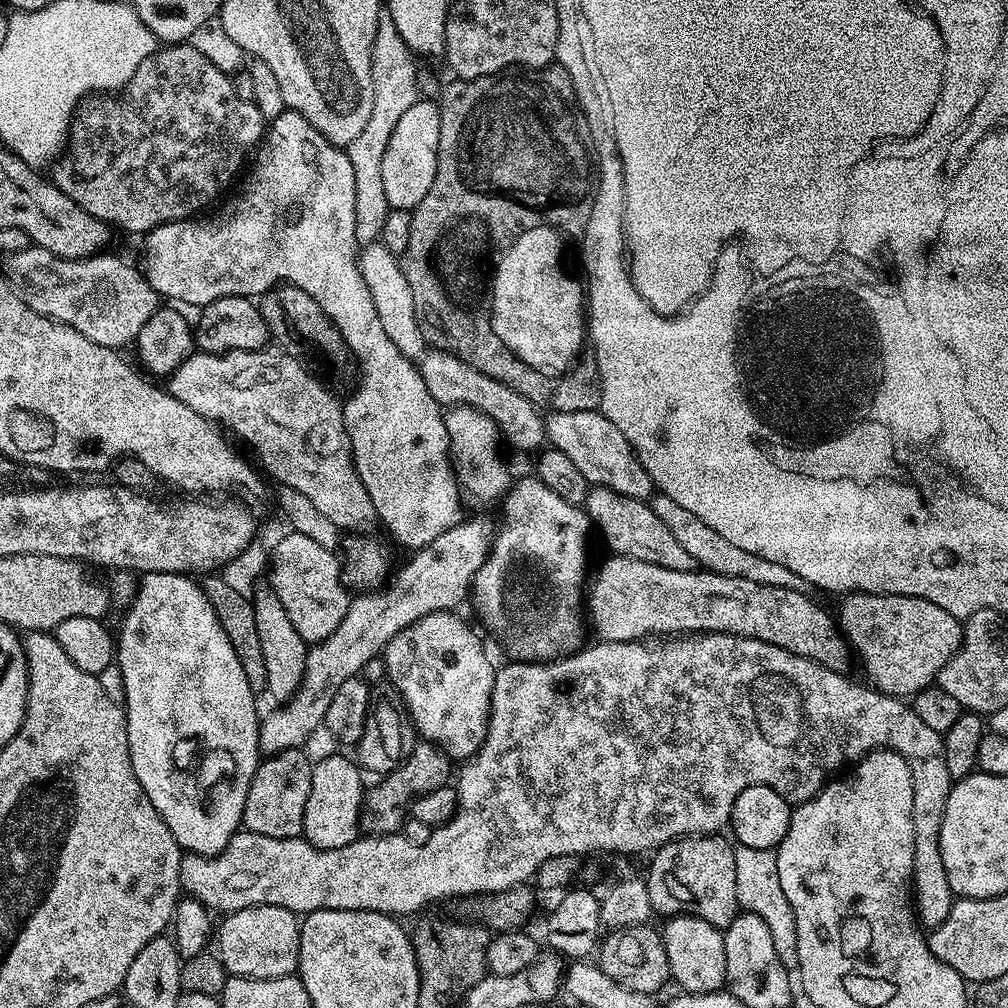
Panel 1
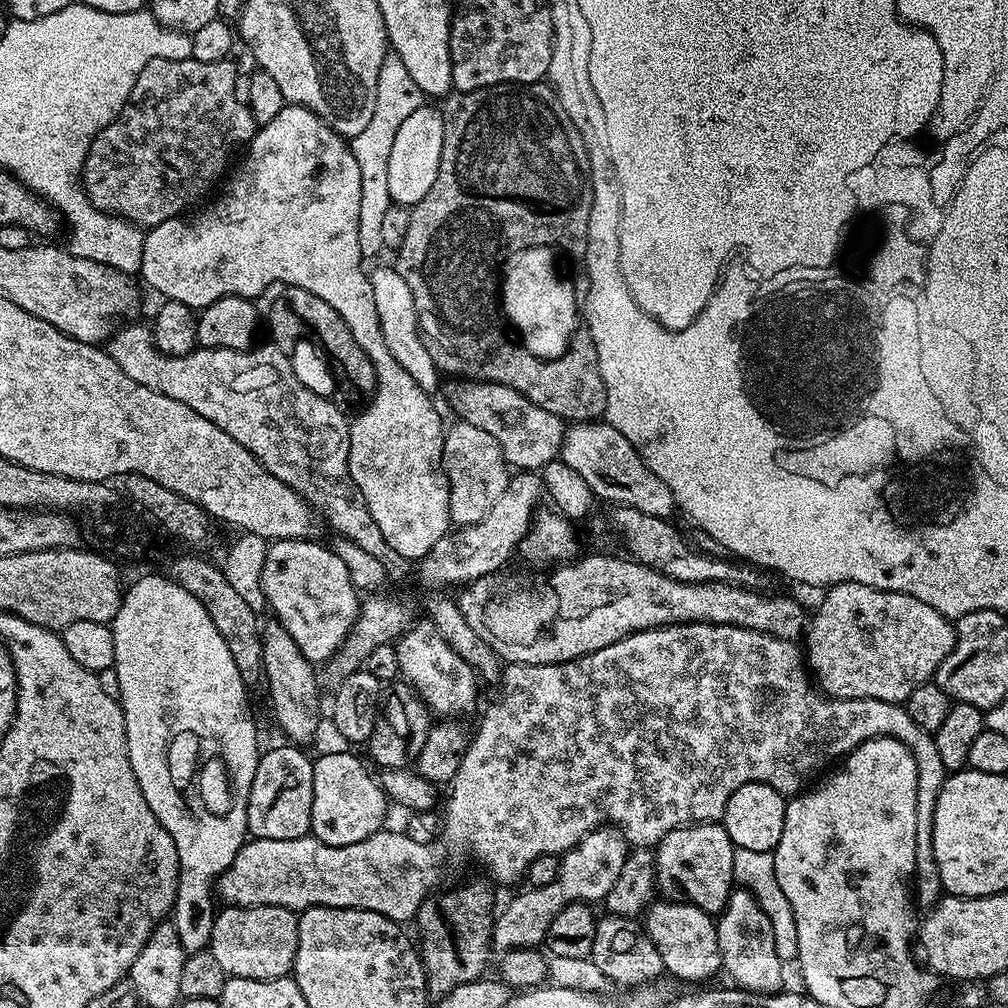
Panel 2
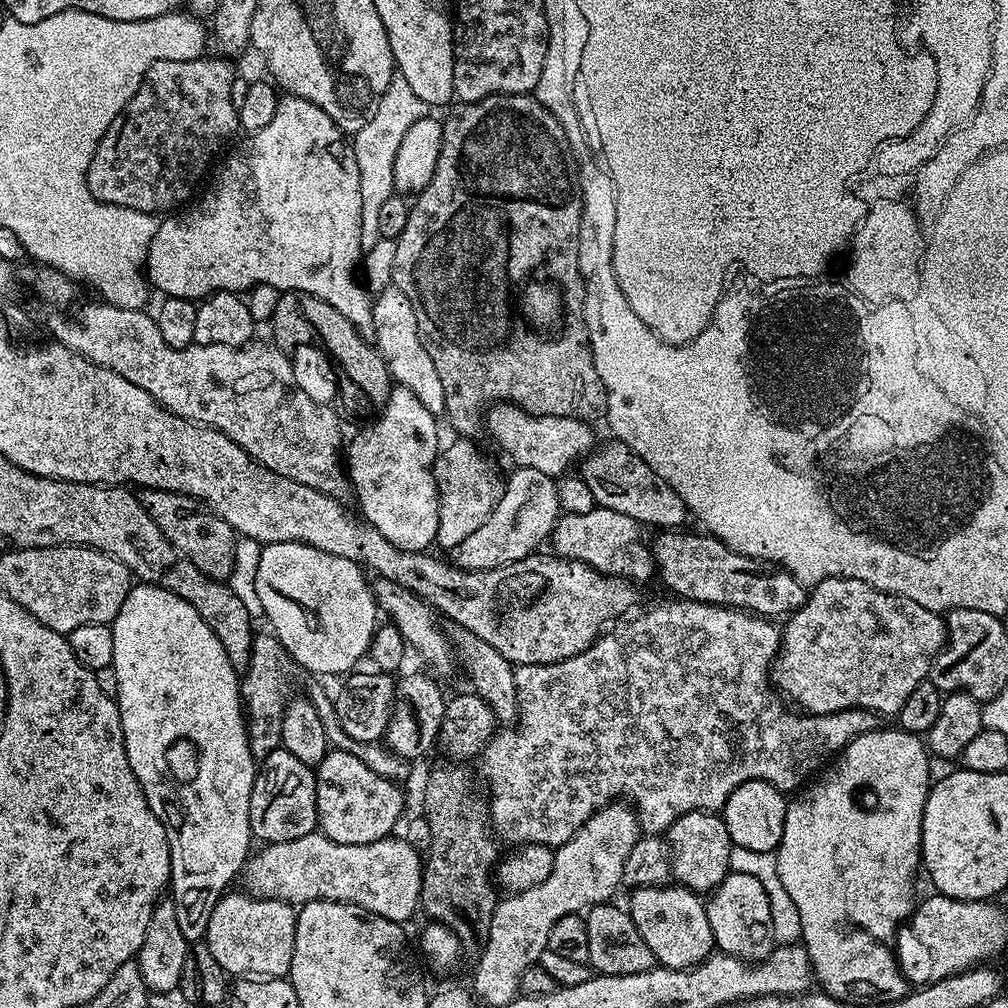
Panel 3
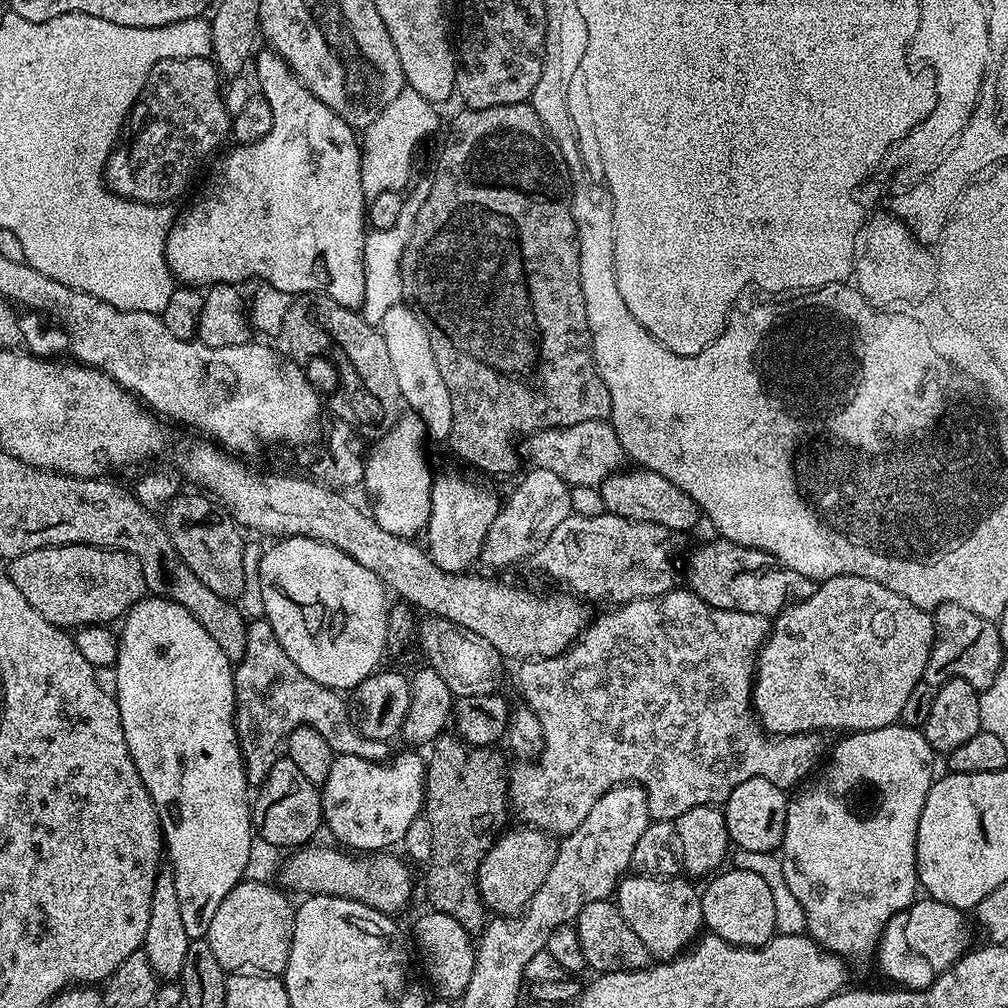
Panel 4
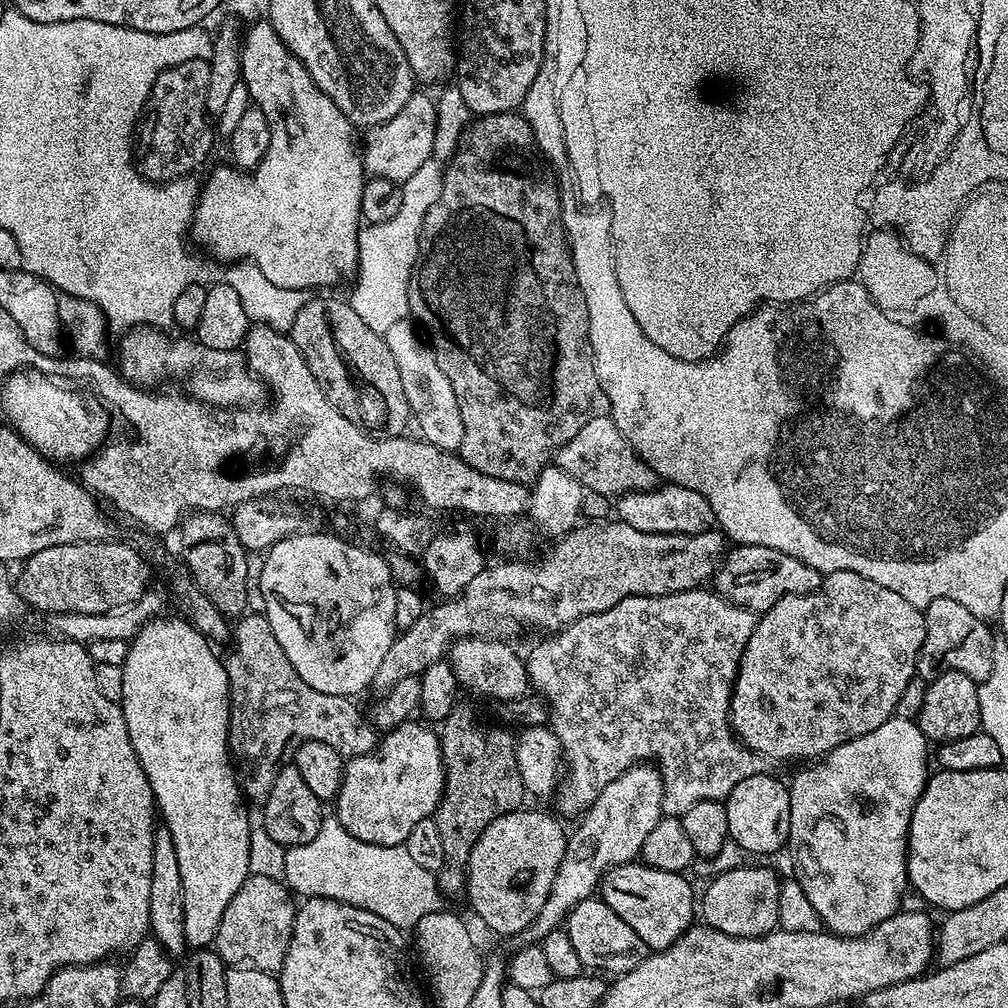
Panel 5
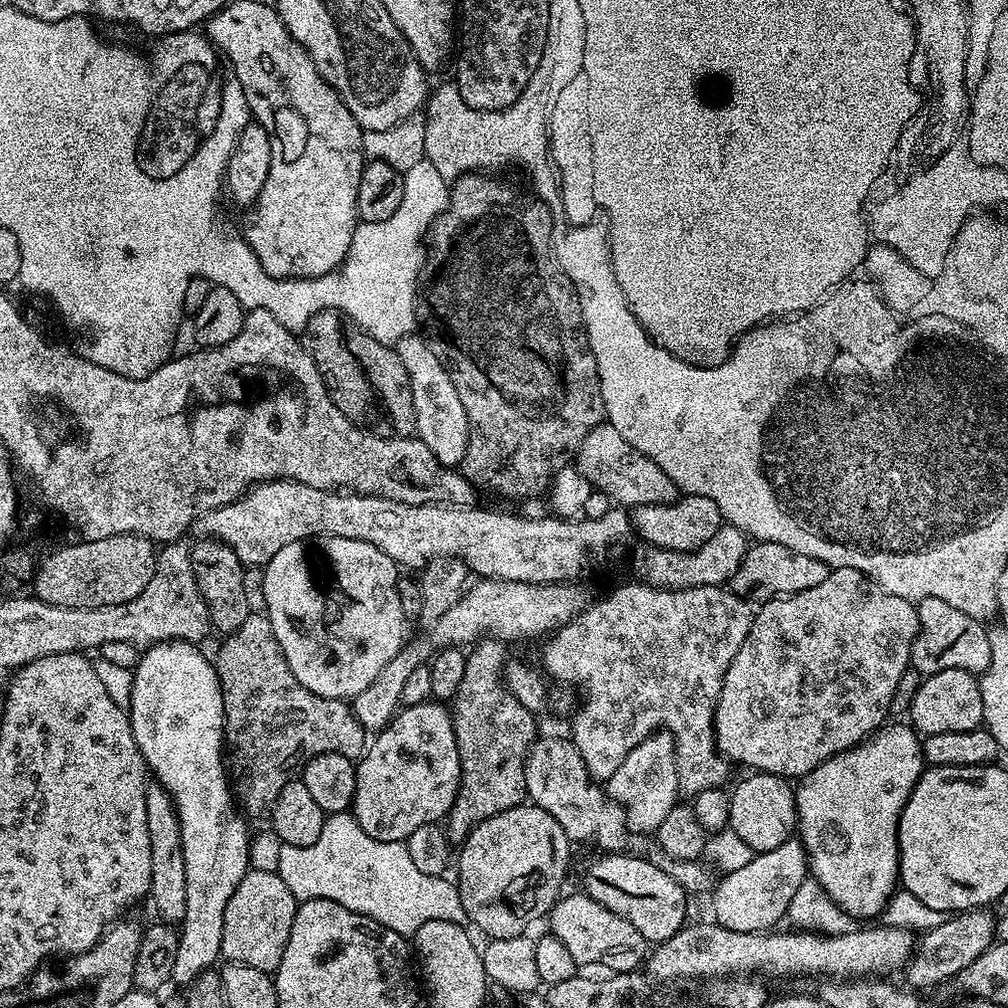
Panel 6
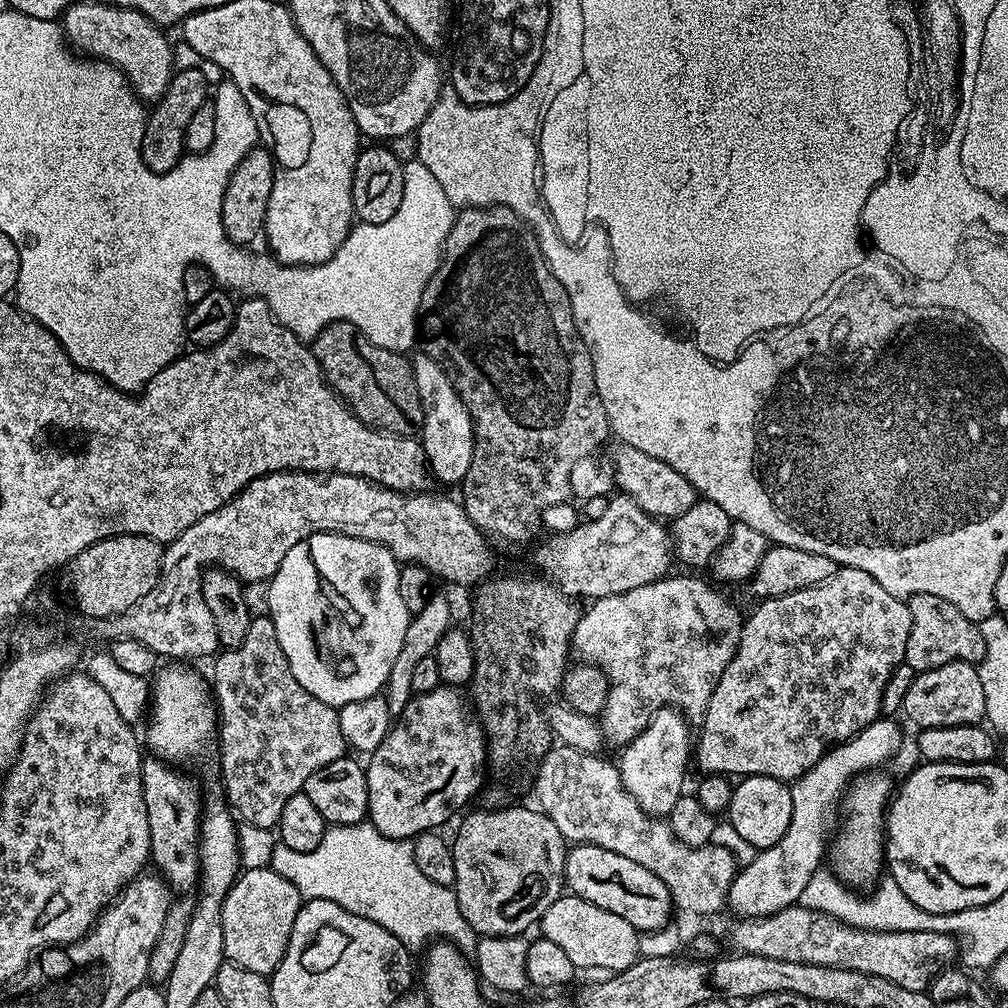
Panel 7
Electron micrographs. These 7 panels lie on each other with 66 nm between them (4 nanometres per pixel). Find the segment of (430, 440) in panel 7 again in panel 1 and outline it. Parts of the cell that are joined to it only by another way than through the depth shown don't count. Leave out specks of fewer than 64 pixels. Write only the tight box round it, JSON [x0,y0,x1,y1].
[358,242,426,358]

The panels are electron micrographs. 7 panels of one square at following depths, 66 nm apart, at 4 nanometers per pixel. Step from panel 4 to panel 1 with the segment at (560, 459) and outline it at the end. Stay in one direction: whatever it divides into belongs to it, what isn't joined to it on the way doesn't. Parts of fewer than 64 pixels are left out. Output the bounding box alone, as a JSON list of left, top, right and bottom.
[418,350,546,451]

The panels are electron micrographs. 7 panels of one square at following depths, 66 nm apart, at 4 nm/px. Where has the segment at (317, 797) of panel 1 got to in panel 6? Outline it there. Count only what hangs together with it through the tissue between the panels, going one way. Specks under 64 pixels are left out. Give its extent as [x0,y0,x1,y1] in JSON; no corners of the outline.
[350,702,460,842]

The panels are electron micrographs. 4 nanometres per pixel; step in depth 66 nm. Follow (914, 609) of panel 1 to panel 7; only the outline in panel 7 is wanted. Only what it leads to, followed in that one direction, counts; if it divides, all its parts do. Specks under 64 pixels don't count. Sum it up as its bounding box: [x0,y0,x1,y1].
[694,567,910,782]

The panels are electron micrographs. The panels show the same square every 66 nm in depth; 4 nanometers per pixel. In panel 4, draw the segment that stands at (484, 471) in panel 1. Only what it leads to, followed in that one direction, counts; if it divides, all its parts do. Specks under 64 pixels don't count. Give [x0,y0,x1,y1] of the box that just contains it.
[426,479,501,573]

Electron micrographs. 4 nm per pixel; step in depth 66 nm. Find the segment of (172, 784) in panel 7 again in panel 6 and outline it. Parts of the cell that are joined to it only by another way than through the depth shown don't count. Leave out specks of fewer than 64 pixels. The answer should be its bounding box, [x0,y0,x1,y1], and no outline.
[146,783,186,925]

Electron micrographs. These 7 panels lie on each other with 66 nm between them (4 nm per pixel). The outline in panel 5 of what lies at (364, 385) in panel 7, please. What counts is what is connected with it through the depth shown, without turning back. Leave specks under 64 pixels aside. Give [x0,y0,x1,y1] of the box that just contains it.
[288,298,358,419]

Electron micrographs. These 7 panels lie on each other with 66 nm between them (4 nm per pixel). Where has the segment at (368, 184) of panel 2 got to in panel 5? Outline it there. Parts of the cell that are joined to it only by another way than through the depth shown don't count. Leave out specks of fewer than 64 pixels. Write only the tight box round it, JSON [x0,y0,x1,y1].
[362,94,436,186]

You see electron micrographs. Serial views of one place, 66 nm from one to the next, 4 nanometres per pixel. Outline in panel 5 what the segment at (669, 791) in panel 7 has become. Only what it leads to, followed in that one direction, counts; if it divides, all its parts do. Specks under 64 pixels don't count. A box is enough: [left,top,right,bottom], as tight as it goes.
[530,762,664,938]

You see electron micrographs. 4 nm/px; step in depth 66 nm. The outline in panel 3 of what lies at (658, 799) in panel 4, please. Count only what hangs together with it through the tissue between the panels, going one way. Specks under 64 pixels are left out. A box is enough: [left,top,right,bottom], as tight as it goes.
[478,598,878,850]

